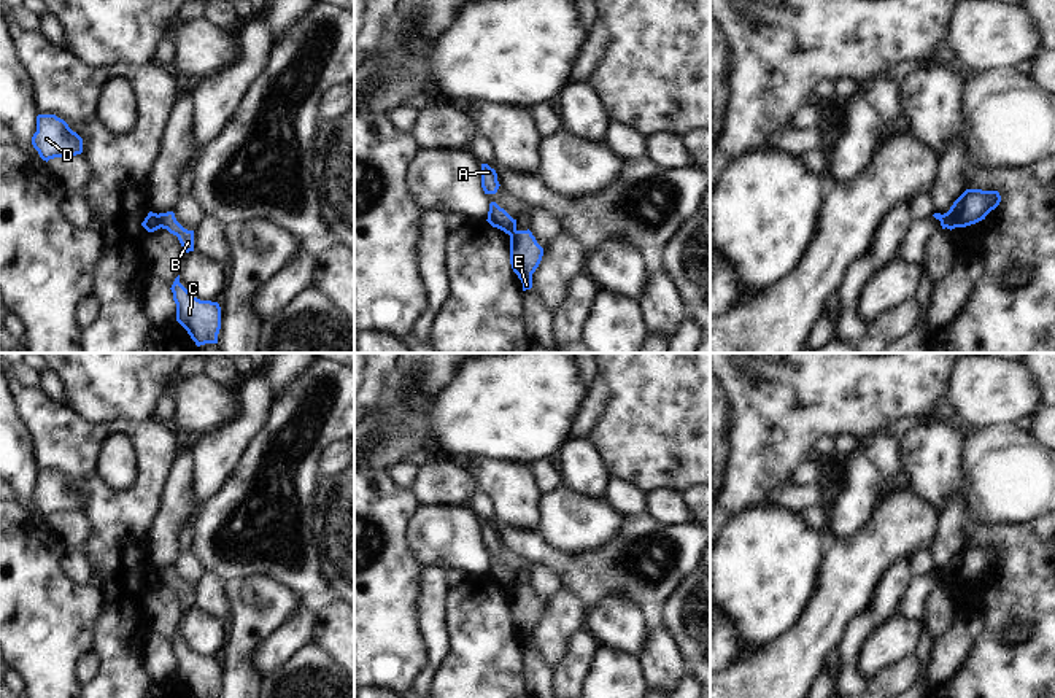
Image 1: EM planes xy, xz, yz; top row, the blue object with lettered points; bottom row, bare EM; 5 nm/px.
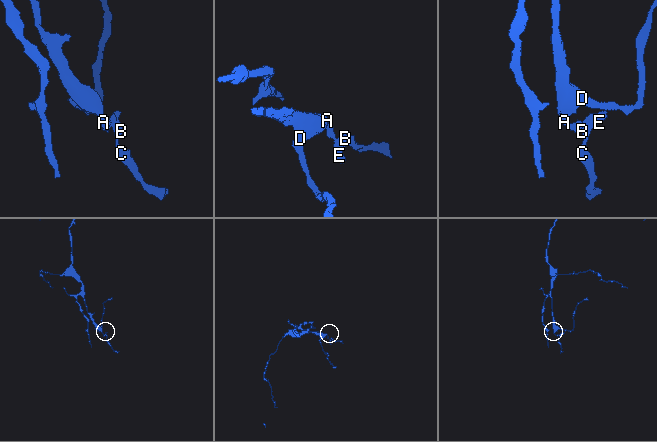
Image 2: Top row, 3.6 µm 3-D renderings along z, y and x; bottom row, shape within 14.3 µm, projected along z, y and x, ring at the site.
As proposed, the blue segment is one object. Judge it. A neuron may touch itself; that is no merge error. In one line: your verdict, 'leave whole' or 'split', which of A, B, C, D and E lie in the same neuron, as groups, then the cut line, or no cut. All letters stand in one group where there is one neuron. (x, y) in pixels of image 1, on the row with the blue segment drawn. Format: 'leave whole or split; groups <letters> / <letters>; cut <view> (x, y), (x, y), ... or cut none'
split; groups A D / B C E; cut xy (158, 215), (161, 226)

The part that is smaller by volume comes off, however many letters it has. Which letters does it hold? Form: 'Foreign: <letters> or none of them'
Foreign: B, C, E

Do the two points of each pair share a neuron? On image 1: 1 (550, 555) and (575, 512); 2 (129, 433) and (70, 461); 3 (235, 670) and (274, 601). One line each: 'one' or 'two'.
1: two
2: one
3: one

